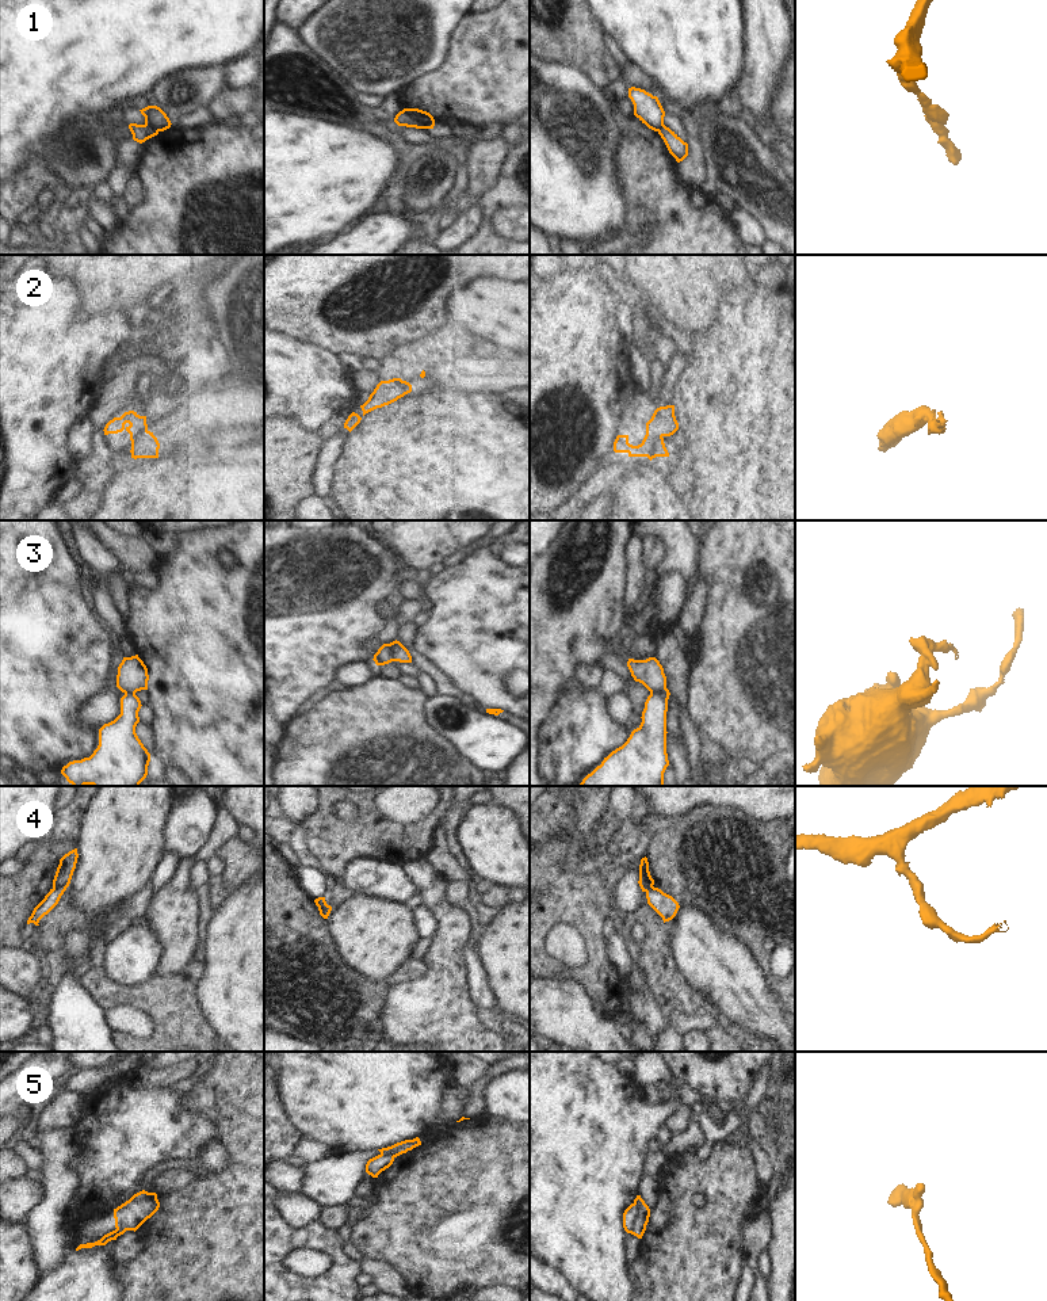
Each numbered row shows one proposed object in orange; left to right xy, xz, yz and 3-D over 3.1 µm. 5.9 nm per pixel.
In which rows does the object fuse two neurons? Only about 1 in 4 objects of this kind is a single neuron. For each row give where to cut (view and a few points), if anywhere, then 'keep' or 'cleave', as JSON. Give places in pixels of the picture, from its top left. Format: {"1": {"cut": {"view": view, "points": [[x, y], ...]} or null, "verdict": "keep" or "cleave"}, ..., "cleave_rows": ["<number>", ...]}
{"1": {"cut": {"view": "xz", "points": [[404, 109], [413, 119], [427, 128]]}, "verdict": "cleave"}, "2": {"cut": null, "verdict": "keep"}, "3": {"cut": {"view": "xz", "points": [[390, 643], [394, 660]]}, "verdict": "cleave"}, "4": {"cut": {"view": "xy", "points": [[53, 886], [65, 888]]}, "verdict": "cleave"}, "5": {"cut": {"view": "yz", "points": [[635, 1202], [638, 1208], [637, 1219], [630, 1232]]}, "verdict": "cleave"}, "cleave_rows": ["1", "3", "4", "5"]}

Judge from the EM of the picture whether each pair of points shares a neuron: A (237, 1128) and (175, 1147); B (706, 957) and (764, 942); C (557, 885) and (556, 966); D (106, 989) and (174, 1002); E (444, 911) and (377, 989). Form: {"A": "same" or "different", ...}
{"A": "different", "B": "different", "C": "same", "D": "same", "E": "different"}

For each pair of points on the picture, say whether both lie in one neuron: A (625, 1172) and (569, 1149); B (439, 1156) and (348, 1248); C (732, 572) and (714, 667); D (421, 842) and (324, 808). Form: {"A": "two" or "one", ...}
{"A": "one", "B": "two", "C": "one", "D": "one"}

